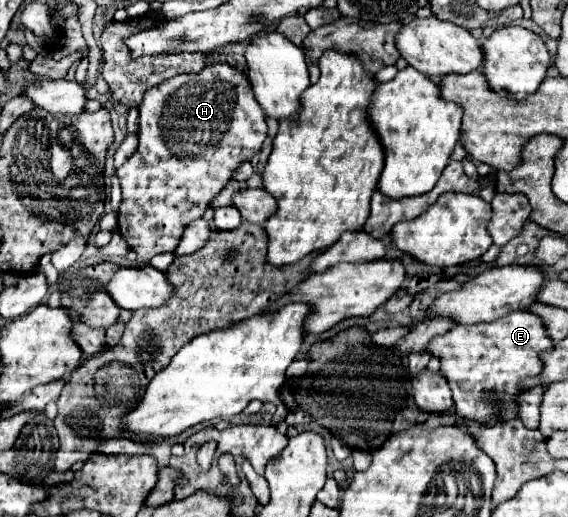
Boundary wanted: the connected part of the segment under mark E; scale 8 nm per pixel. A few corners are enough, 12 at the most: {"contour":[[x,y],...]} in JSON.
{"contour":[[538,316],[454,326],[426,352],[456,414],[510,420],[542,372]]}

